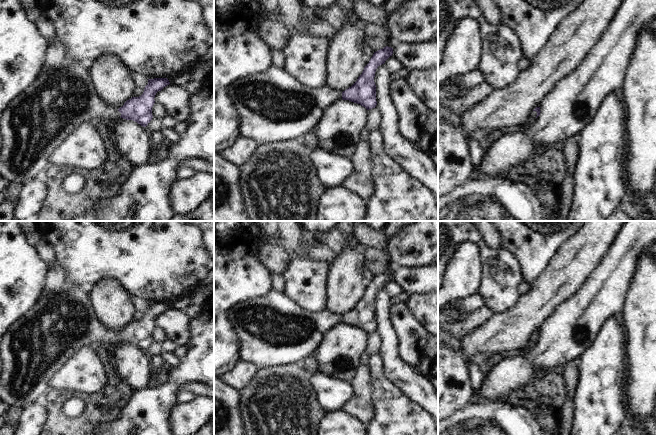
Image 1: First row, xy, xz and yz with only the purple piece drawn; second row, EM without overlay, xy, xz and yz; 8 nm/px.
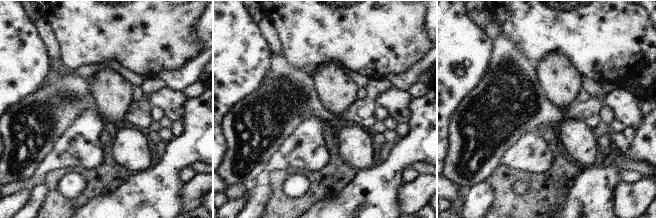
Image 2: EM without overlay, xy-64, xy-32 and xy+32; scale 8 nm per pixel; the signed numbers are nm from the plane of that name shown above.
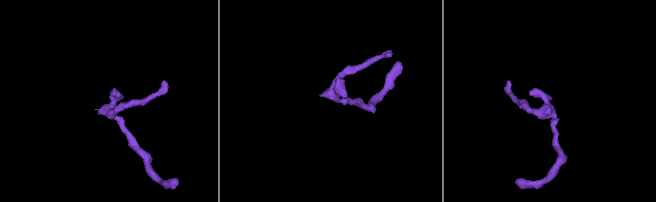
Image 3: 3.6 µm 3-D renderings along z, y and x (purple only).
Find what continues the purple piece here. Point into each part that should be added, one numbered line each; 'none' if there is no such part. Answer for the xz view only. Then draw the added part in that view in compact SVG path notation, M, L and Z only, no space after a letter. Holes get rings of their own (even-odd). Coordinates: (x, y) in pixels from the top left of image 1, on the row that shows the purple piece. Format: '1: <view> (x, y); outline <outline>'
1: xz (272, 107); outline M274 66L236 80L229 91L239 116L240 136L256 141L258 145L303 137L316 126L328 106L342 99L342 92L326 86L306 87L284 69Z

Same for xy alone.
1: xy (62, 96); outline M59 40L48 44L44 65L35 81L12 103L0 117L0 136L2 149L0 152L0 177L7 183L23 185L33 181L35 175L43 168L56 146L82 121L115 119L121 116L118 109L105 105L96 95L89 70L81 63L68 58Z

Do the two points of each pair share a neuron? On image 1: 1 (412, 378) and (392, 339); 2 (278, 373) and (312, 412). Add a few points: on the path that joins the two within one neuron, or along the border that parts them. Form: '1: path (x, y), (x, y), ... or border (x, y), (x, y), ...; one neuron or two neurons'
1: path (402, 368), (392, 358), (392, 349); one neuron
2: path (283, 383), (302, 402); one neuron

